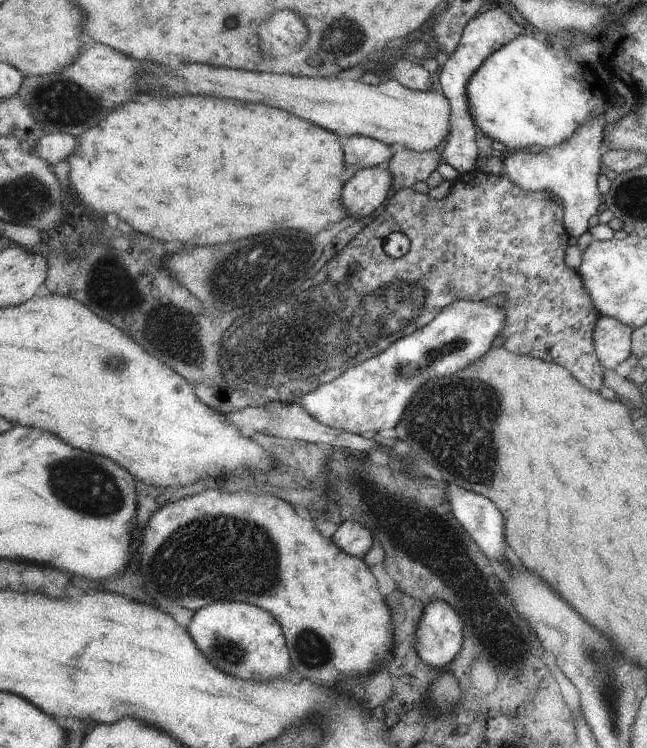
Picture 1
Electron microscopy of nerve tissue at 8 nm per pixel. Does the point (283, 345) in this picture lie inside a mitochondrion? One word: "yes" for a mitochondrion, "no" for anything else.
yes

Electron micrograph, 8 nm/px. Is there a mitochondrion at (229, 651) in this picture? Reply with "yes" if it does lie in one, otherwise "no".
yes

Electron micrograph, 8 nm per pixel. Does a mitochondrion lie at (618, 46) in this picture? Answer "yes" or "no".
yes

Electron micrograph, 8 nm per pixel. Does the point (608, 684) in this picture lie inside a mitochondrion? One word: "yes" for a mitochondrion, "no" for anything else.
yes

